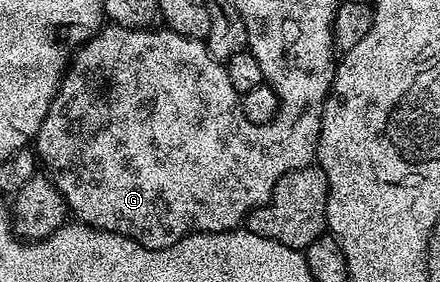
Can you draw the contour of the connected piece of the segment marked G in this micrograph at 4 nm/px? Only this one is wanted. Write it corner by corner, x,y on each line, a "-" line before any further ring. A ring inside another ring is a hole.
104,26
91,40
81,44
69,63
68,71
64,73
50,110
46,110
46,118
34,141
39,163
48,167
47,175
51,183
64,195
67,211
69,208
77,221
105,228
108,232
120,232
147,248
174,246
174,242
193,232
226,232
235,229
249,212
272,197
278,178
296,168
292,165
292,156
300,160
300,168
307,168
316,160
316,148
308,148
308,156
300,156
300,152
296,152
296,148
300,148
300,140
296,140
296,136
292,136
292,148
284,144
284,136
276,136
276,140
268,136
268,140
264,140
264,124
250,122
240,113
240,96
234,86
230,86
227,67
209,54
204,40
191,40
167,30
156,31

